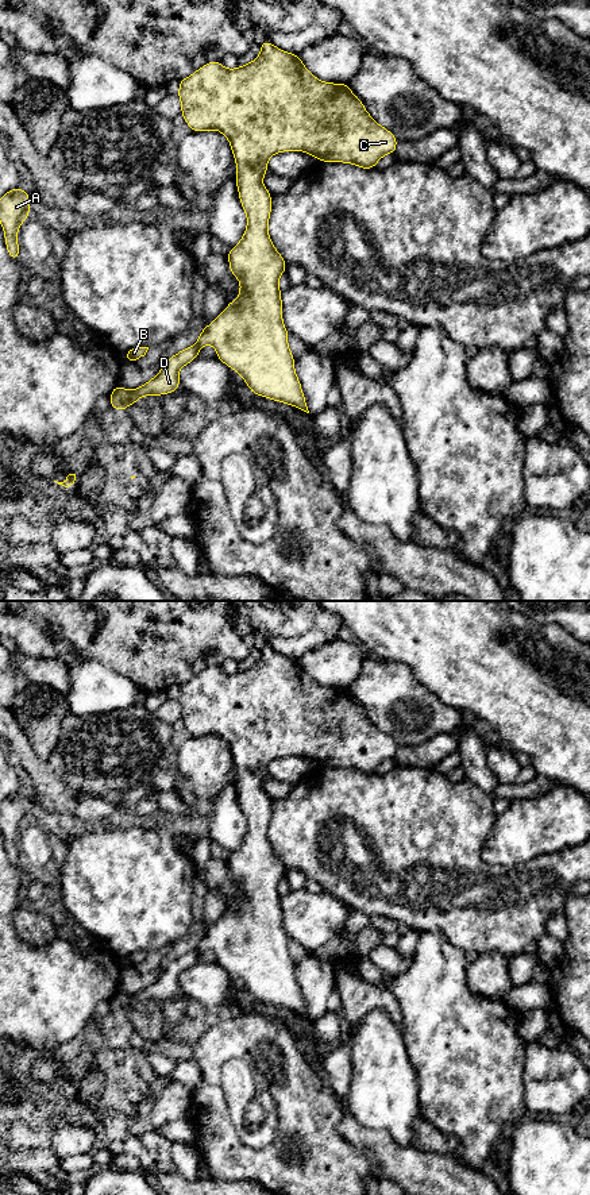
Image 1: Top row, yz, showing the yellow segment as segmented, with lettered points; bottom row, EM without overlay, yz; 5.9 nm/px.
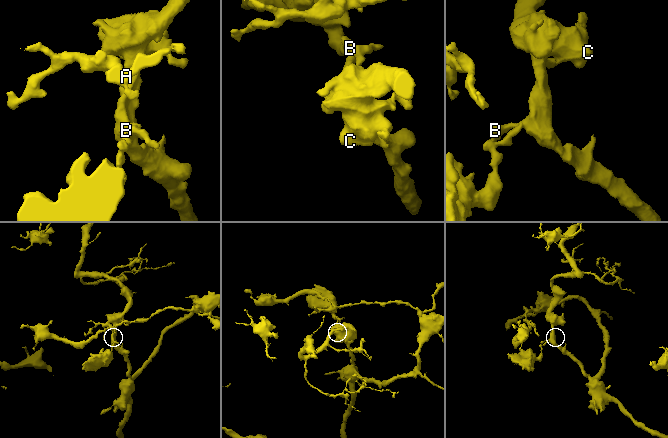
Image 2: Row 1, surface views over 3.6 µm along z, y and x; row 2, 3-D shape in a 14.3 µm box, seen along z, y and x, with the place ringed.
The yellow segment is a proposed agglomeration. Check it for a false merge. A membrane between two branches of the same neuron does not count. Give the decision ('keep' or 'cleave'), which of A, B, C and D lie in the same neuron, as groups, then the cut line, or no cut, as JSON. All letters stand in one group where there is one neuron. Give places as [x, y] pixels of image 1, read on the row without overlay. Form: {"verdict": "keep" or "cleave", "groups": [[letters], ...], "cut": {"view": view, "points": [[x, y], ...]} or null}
{"verdict": "cleave", "groups": [["A", "B", "C"], ["D"]], "cut": {"view": "yz", "points": [[196, 948], [200, 951]]}}

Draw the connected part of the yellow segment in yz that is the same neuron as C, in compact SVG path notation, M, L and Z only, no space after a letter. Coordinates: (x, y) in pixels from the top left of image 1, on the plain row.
M267 644L252 667L230 675L220 666L211 666L181 685L177 699L181 720L192 736L217 735L231 748L238 772L235 787L247 820L243 843L227 857L230 875L240 887L239 902L201 936L197 949L212 949L216 961L236 975L254 999L309 1018L282 925L278 884L286 868L267 836L271 799L262 787L267 766L281 756L305 756L327 768L344 767L374 774L383 760L394 759L397 744L367 718L348 689L317 685L302 670L300 660L279 655Z

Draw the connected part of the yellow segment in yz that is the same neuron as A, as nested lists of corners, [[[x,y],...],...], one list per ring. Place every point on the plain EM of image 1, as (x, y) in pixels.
[[[15,793],[0,803],[0,829],[4,833],[7,856],[14,866],[19,866],[18,836],[30,820],[30,798]]]

